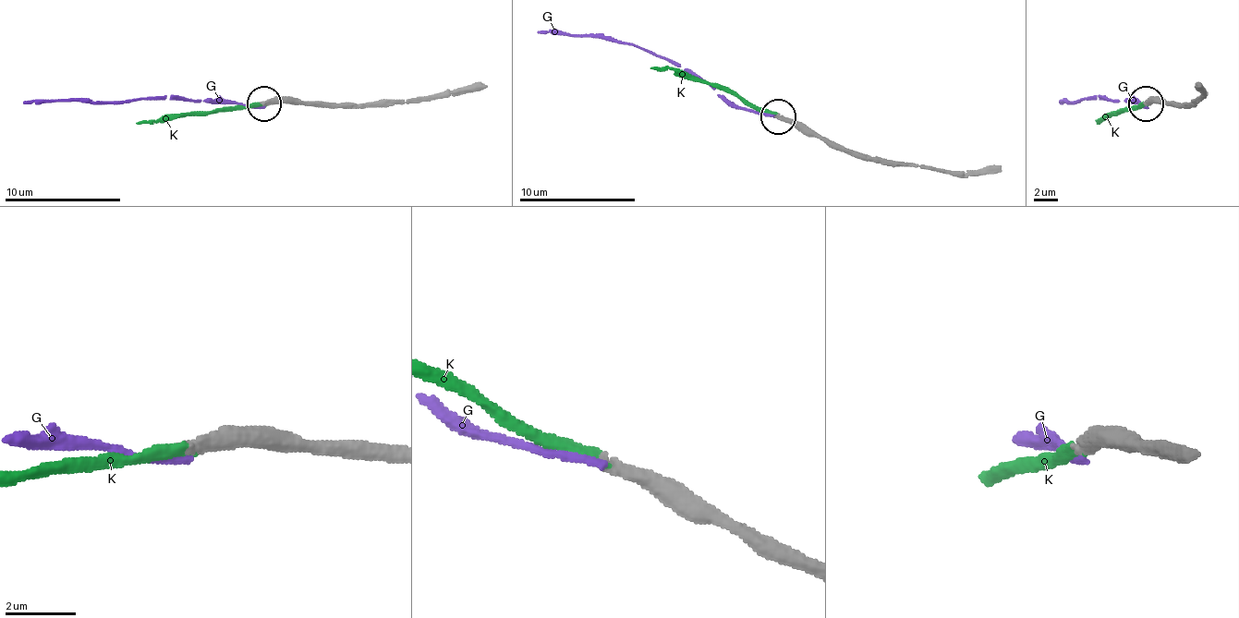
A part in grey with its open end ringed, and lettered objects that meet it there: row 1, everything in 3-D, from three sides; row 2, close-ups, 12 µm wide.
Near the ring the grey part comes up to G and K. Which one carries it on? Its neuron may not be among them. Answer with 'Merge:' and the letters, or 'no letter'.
Merge: K

